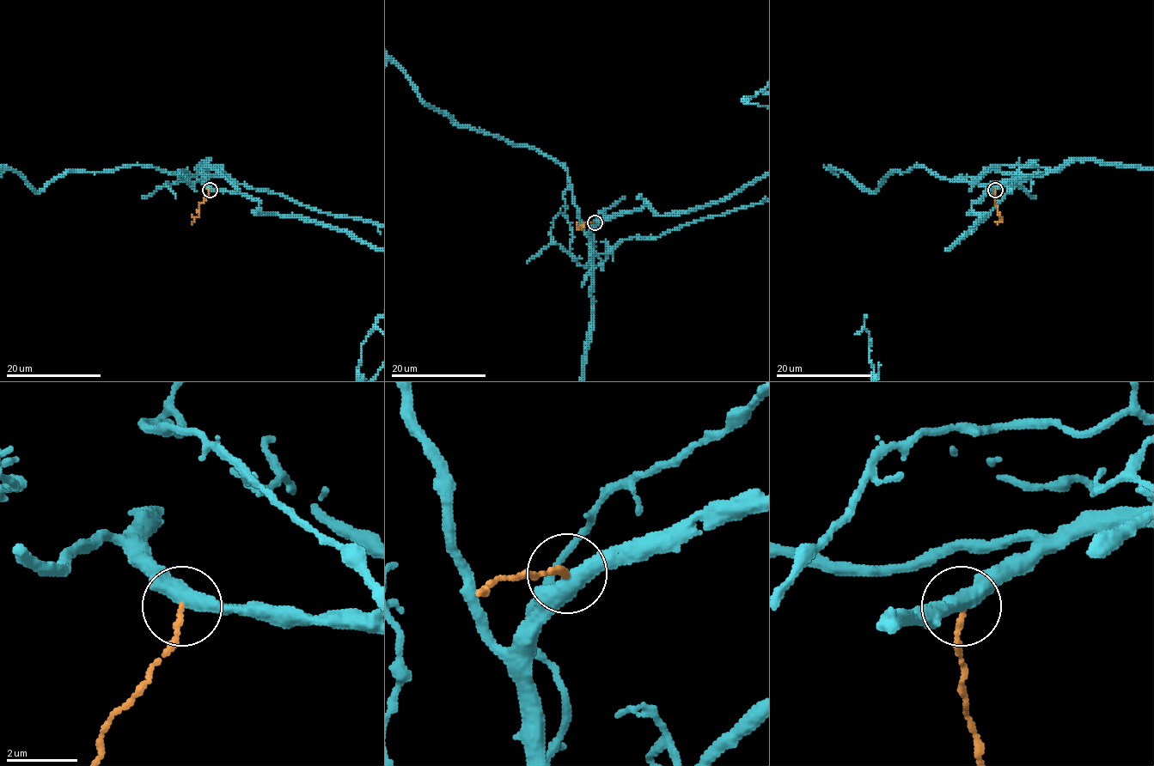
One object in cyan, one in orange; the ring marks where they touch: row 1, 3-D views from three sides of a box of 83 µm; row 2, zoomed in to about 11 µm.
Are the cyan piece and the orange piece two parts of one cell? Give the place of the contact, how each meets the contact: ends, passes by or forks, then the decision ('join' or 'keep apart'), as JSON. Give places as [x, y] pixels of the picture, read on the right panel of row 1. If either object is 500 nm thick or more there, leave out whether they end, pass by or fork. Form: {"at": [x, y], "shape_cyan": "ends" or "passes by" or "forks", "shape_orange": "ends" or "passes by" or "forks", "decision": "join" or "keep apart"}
{"at": [995, 190], "shape_cyan": "passes by", "shape_orange": "ends", "decision": "keep apart"}

